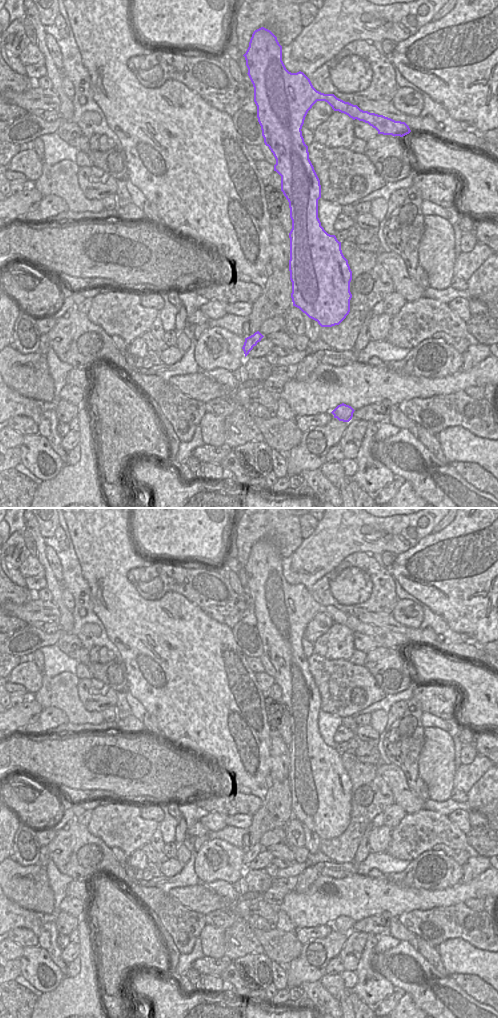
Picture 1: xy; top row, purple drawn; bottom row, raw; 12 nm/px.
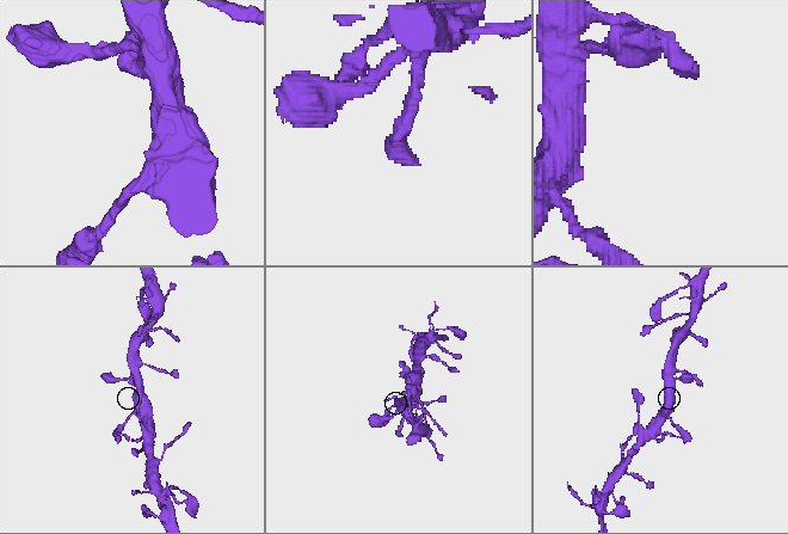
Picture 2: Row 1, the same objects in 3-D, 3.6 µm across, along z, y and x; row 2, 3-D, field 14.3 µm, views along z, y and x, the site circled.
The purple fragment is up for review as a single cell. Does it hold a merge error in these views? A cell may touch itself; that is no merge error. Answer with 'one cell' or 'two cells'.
one cell

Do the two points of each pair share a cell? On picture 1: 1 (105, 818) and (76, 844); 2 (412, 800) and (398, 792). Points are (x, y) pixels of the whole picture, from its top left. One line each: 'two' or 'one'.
1: two
2: one

